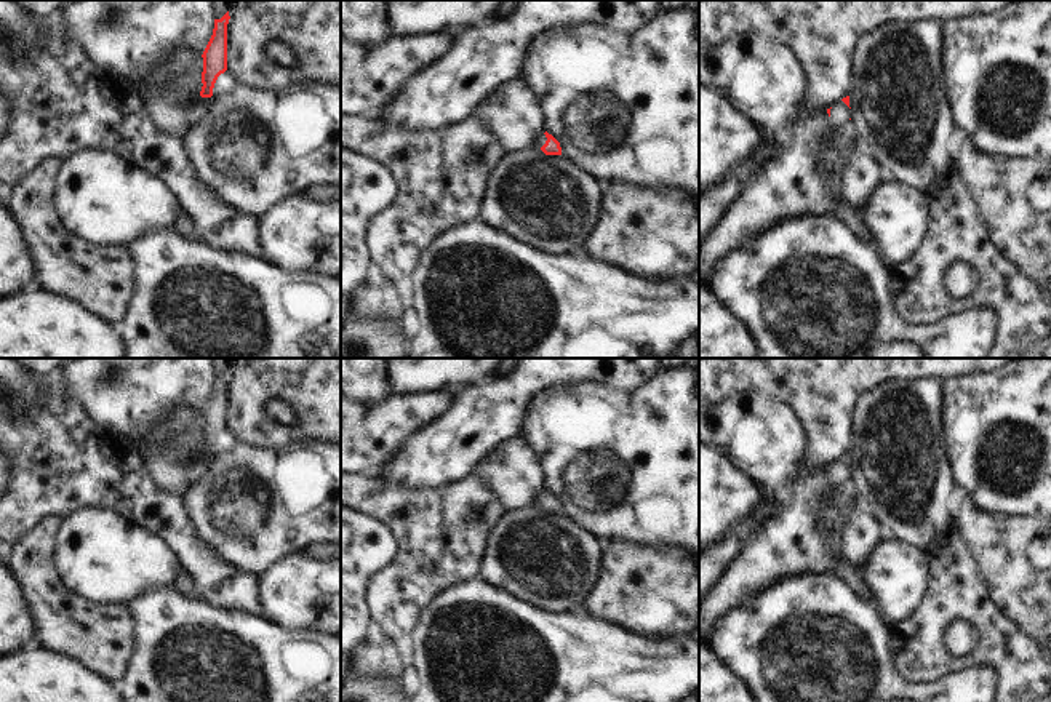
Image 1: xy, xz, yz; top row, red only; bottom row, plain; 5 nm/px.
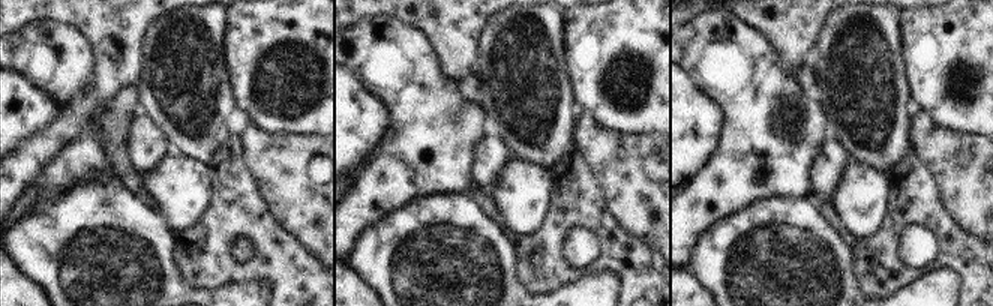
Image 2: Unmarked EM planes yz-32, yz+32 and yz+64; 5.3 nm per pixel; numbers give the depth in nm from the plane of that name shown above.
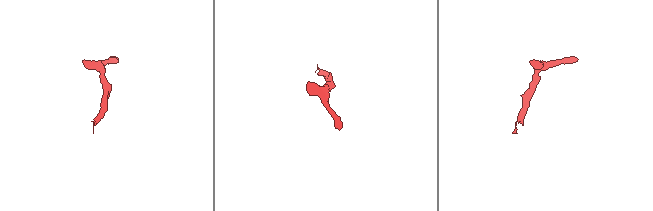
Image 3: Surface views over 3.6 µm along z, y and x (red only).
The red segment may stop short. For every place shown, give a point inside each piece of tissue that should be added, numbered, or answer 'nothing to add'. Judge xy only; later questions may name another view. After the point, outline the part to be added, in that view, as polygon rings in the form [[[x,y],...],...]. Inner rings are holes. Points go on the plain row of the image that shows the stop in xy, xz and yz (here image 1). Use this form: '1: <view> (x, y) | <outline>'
nothing to add

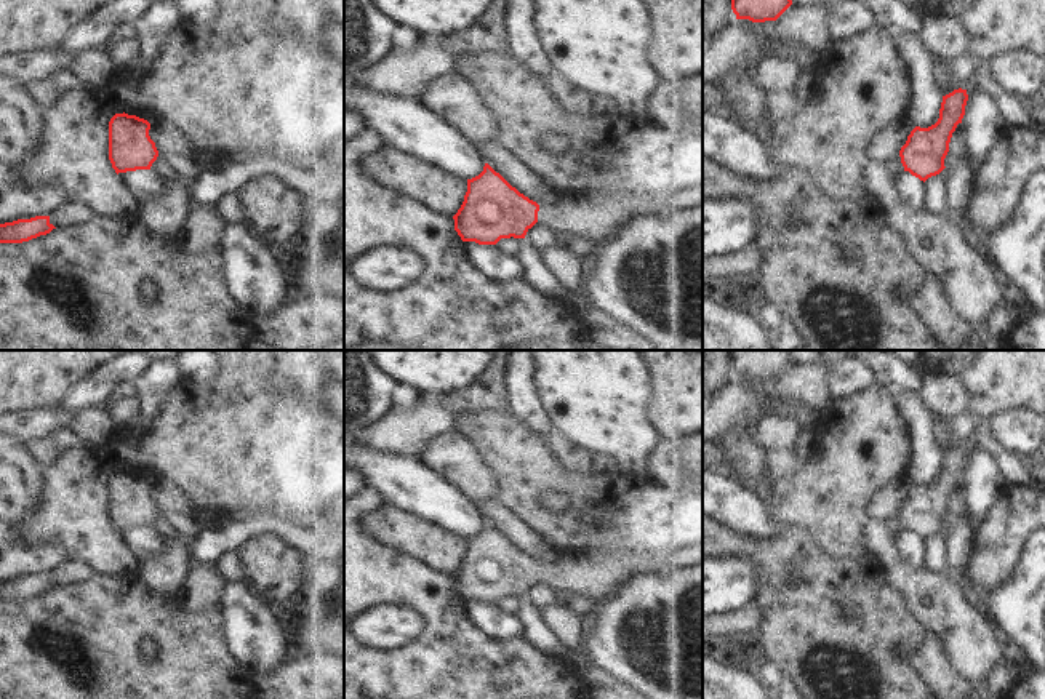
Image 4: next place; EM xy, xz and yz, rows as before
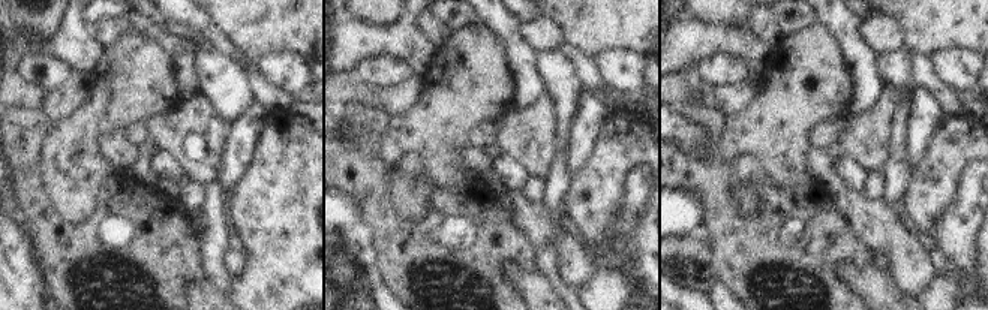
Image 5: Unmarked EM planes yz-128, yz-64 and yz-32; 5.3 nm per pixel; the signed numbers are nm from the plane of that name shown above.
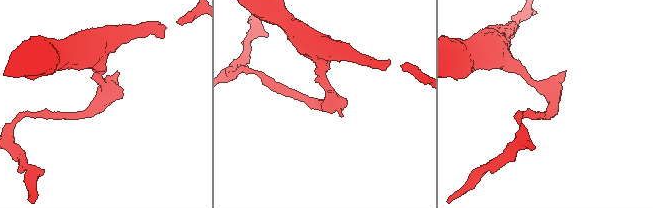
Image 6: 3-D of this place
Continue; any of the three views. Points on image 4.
1: yz (896, 493) | [[[891,483],[885,486],[885,505],[887,505],[887,515],[885,515],[885,526],[896,531],[904,529],[904,525],[901,521],[899,515],[899,505],[906,502],[907,494],[915,485],[912,483]]]

